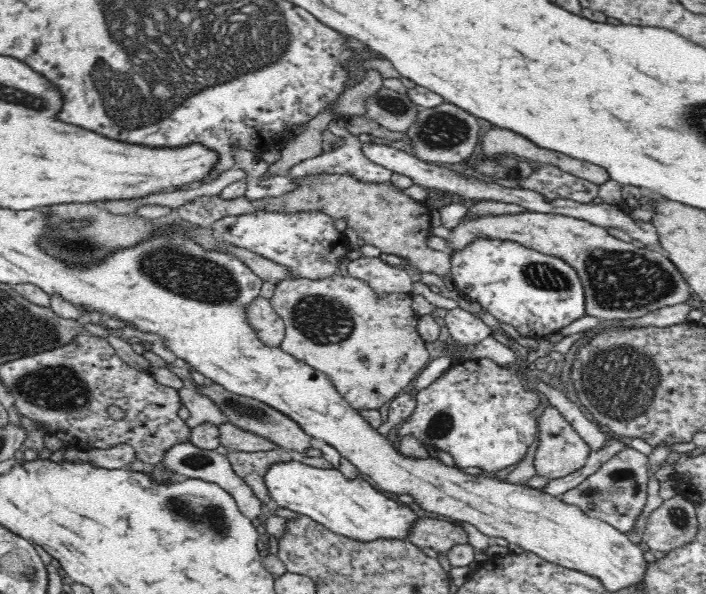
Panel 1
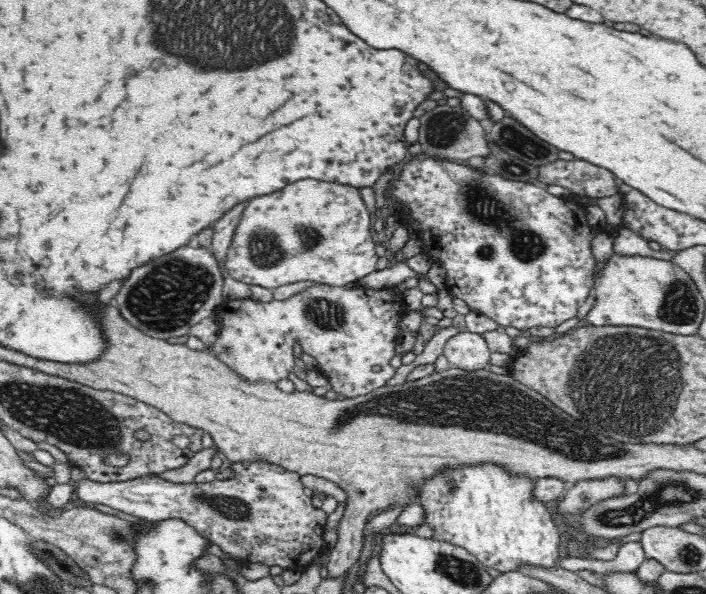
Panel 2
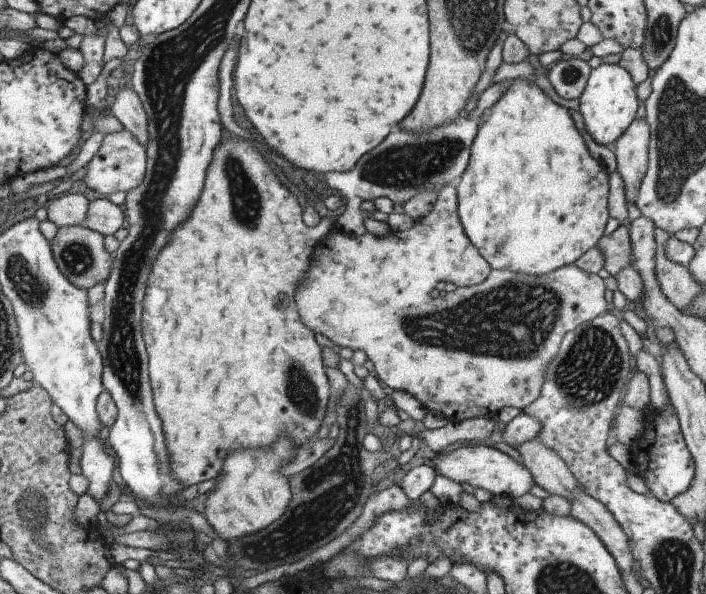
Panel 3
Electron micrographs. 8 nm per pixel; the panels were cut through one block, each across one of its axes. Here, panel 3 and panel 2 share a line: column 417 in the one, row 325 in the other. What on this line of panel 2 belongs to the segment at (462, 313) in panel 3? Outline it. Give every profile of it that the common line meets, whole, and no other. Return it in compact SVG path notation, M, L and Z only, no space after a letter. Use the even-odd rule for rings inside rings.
M403 282L383 289L368 289L365 287L354 287L353 289L349 289L346 287L333 287L327 284L315 284L306 288L304 292L300 292L300 294L292 296L292 298L288 298L288 300L279 301L274 298L274 300L269 303L257 302L252 298L222 300L222 303L216 306L216 310L214 310L214 316L219 325L219 331L216 340L211 344L211 347L206 348L206 351L226 364L228 368L231 368L232 372L235 372L244 382L278 383L280 380L288 378L290 372L292 372L292 344L294 344L294 342L299 342L301 350L308 353L315 360L316 369L328 380L331 390L345 396L345 398L354 398L356 396L368 394L370 391L386 386L392 376L396 374L397 368L390 365L390 359L396 356L396 346L399 344L398 339L403 332L403 330L400 329L400 322L402 322L404 315L410 311L406 308L406 305L404 305L403 292L400 291L403 287L405 290L406 287Z

